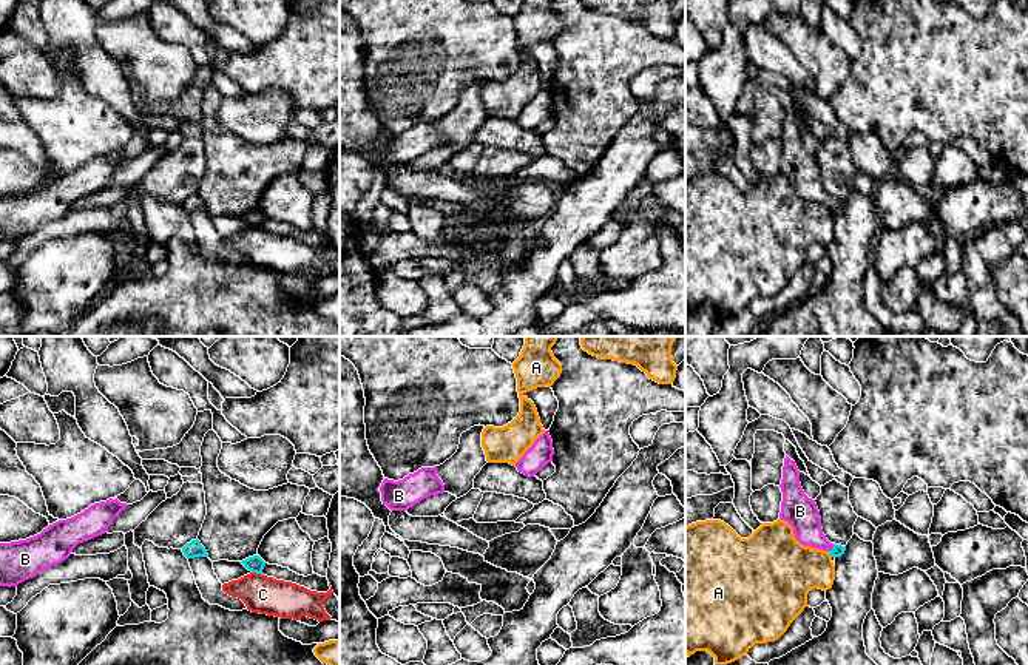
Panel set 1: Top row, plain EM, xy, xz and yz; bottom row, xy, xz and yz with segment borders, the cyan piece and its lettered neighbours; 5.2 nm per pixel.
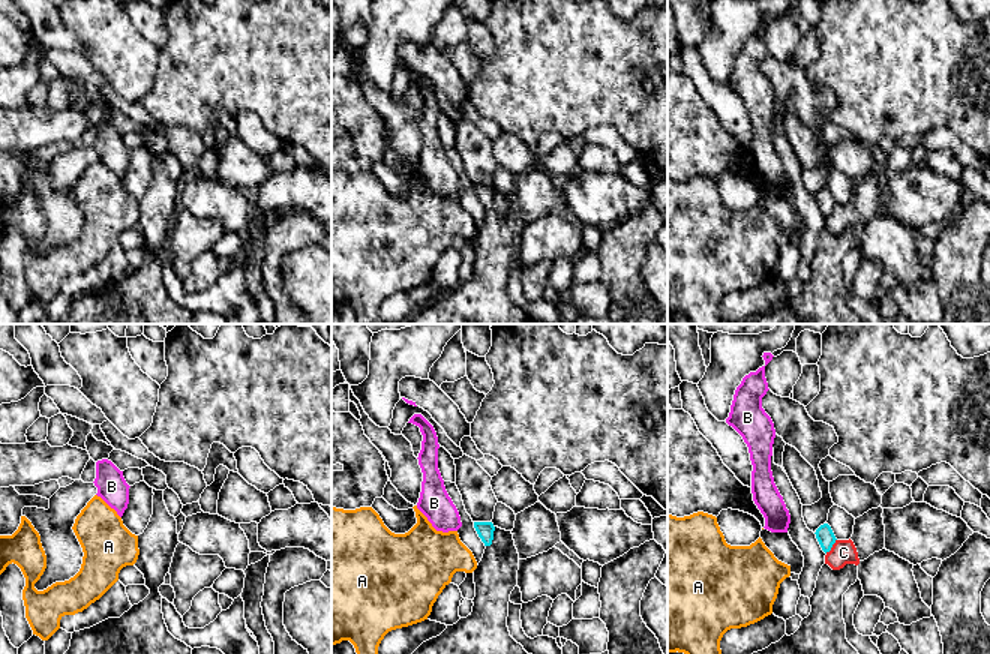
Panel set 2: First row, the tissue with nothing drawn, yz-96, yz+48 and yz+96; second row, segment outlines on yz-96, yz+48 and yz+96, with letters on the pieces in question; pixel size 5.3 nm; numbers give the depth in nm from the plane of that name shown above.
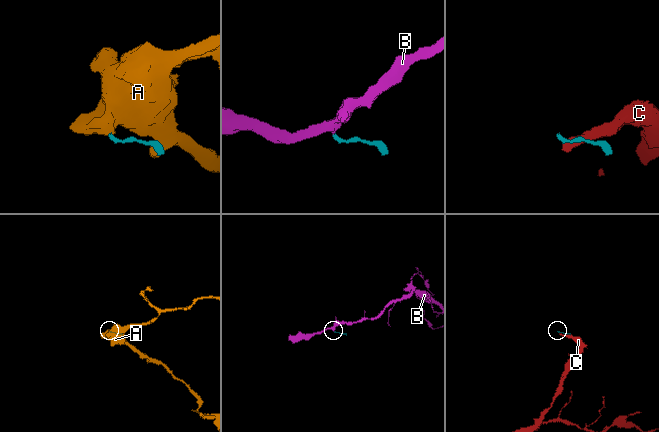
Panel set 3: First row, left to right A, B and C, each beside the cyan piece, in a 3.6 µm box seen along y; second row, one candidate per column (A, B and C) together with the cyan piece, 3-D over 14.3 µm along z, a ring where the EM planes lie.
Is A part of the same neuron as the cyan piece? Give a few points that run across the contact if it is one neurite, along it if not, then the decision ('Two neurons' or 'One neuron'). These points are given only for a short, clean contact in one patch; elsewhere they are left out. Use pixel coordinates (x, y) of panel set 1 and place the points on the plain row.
Two neurons

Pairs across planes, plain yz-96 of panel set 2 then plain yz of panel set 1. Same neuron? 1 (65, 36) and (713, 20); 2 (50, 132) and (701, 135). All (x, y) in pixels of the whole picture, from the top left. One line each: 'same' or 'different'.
1: different
2: same

